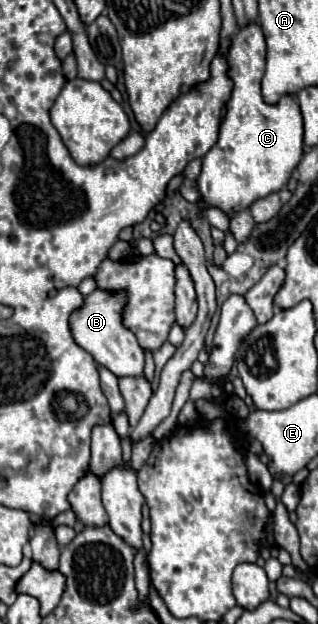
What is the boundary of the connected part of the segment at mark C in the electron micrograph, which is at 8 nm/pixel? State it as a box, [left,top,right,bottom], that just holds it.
[196,23,302,217]

